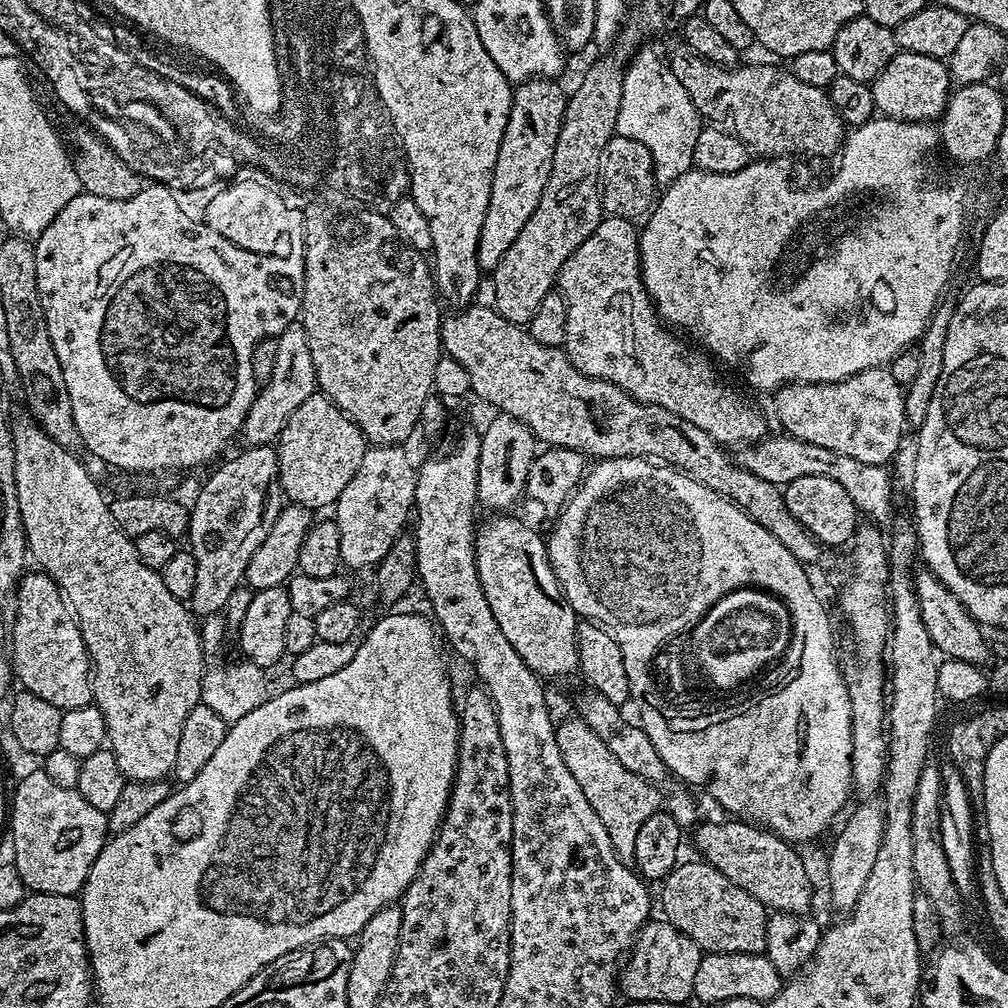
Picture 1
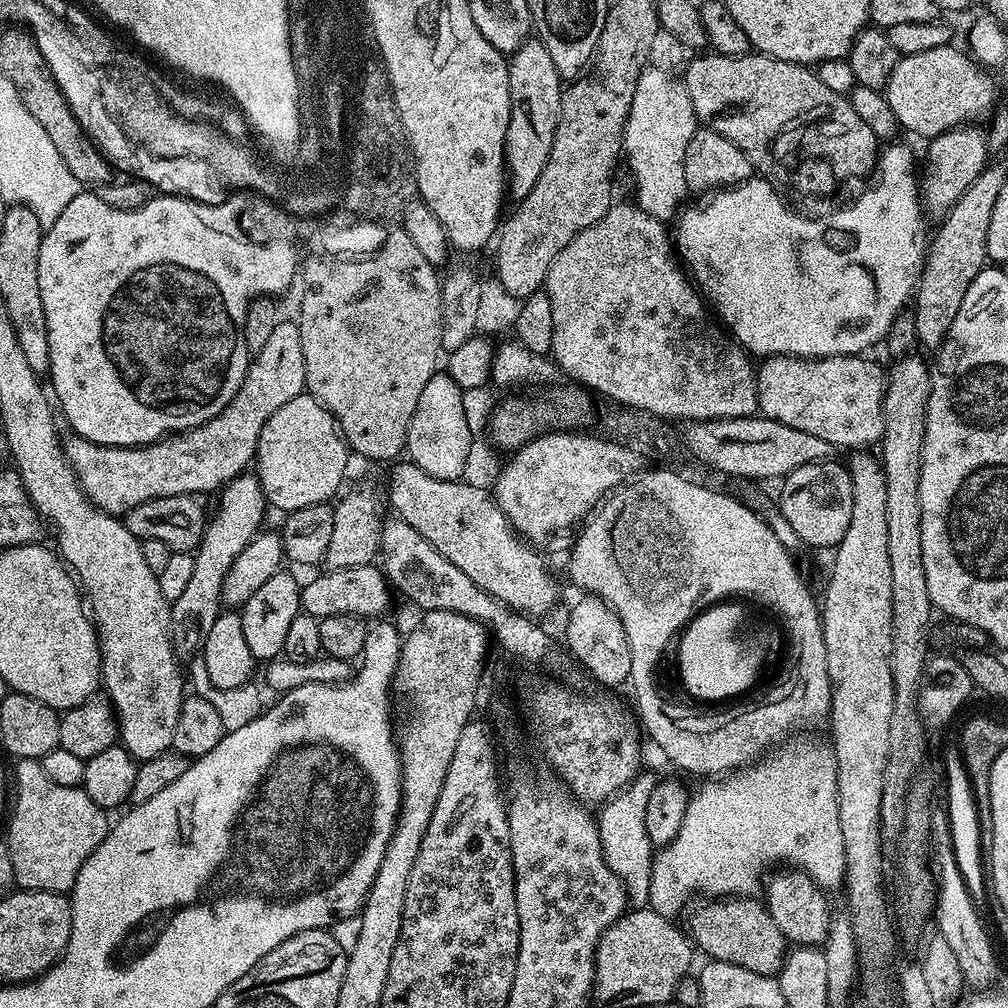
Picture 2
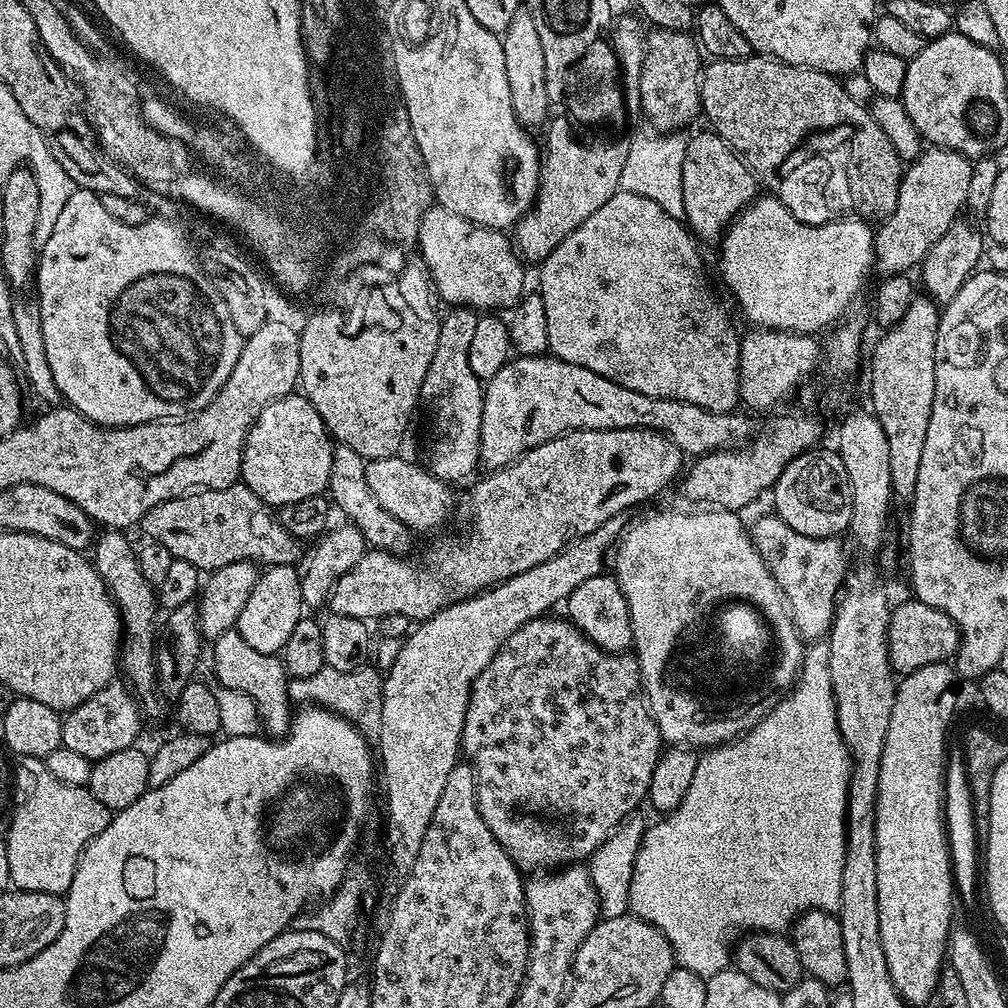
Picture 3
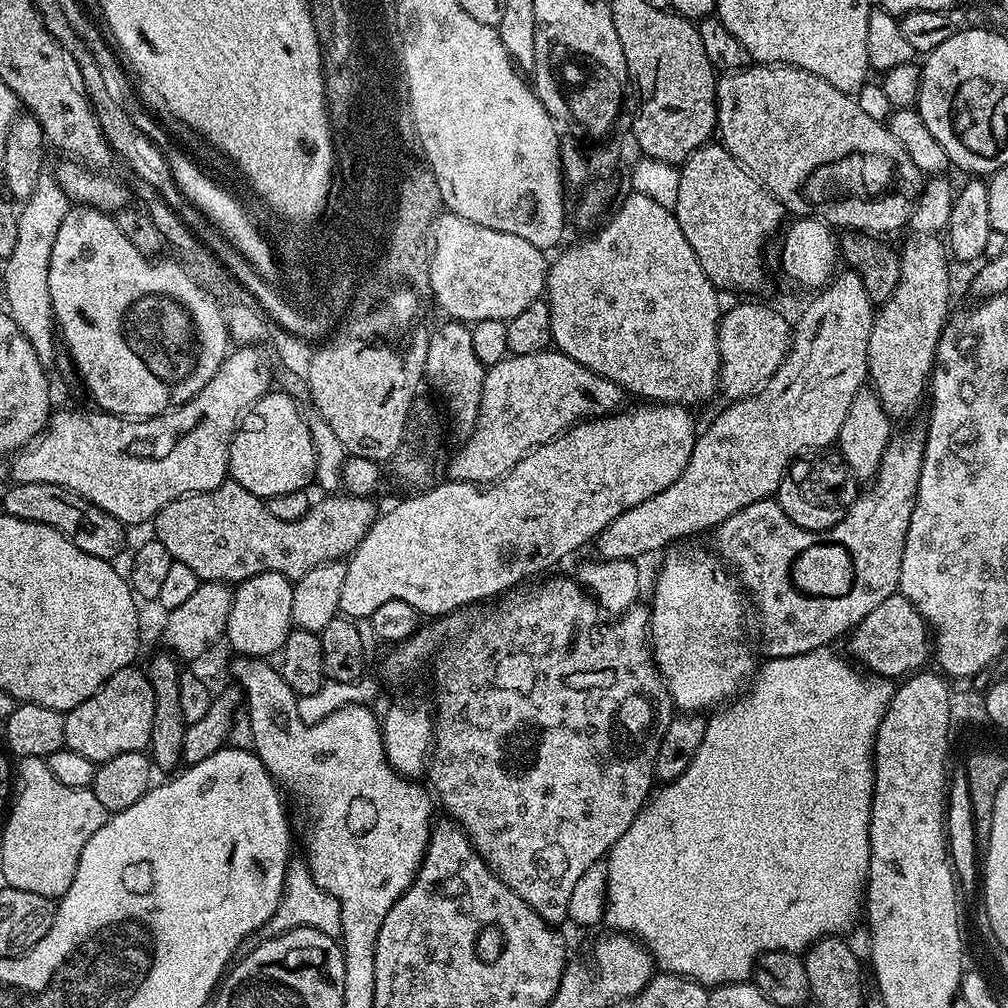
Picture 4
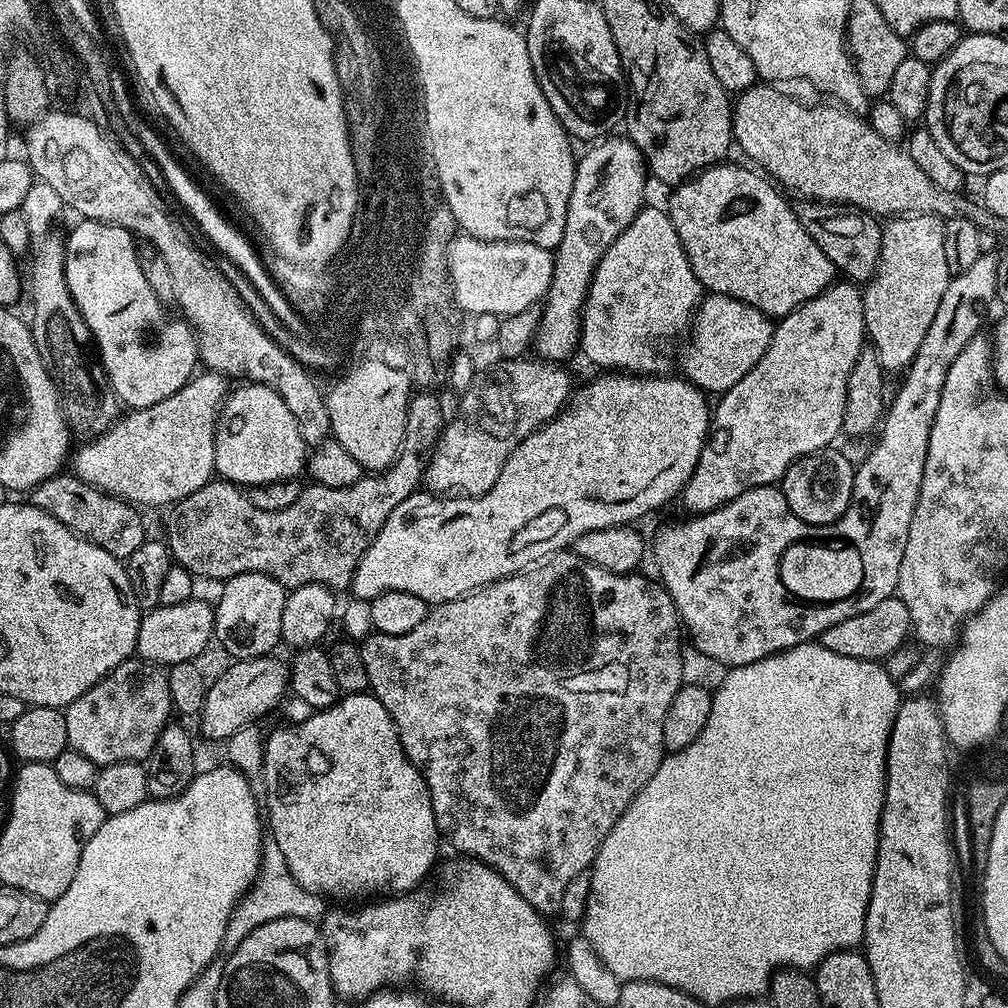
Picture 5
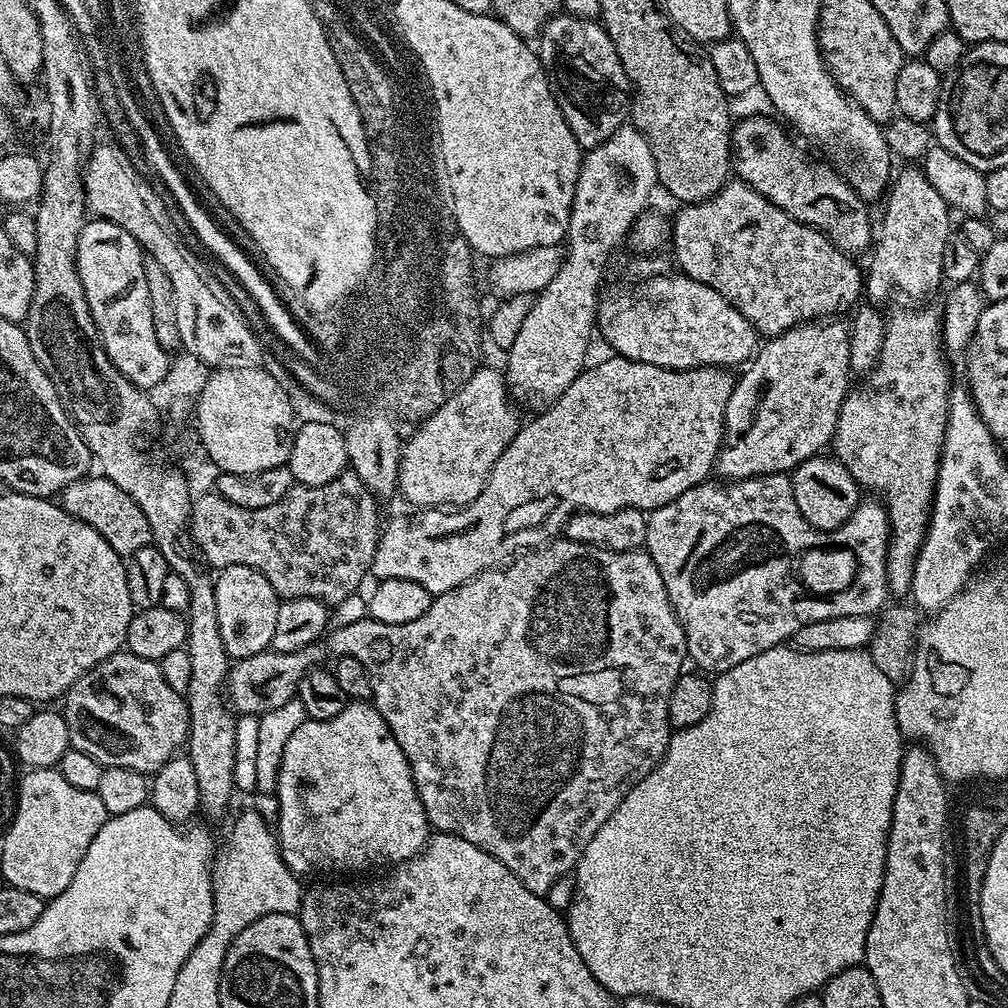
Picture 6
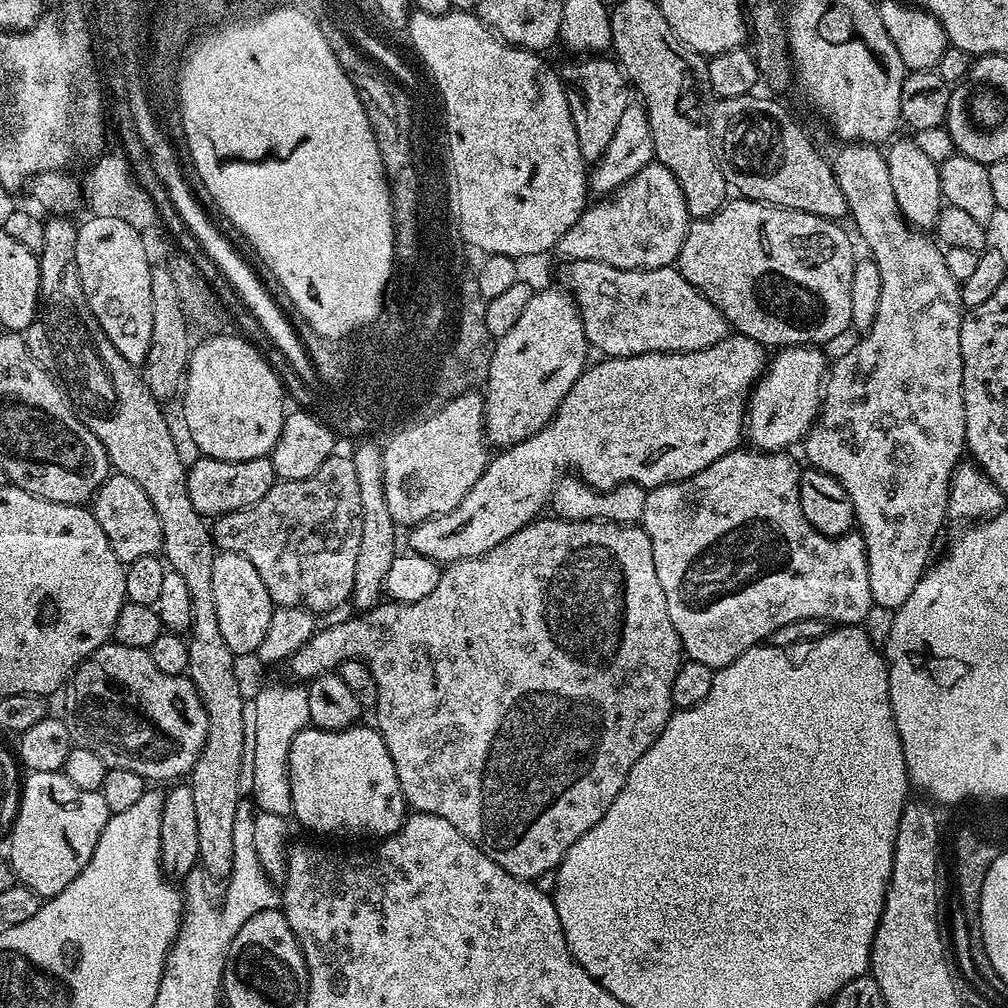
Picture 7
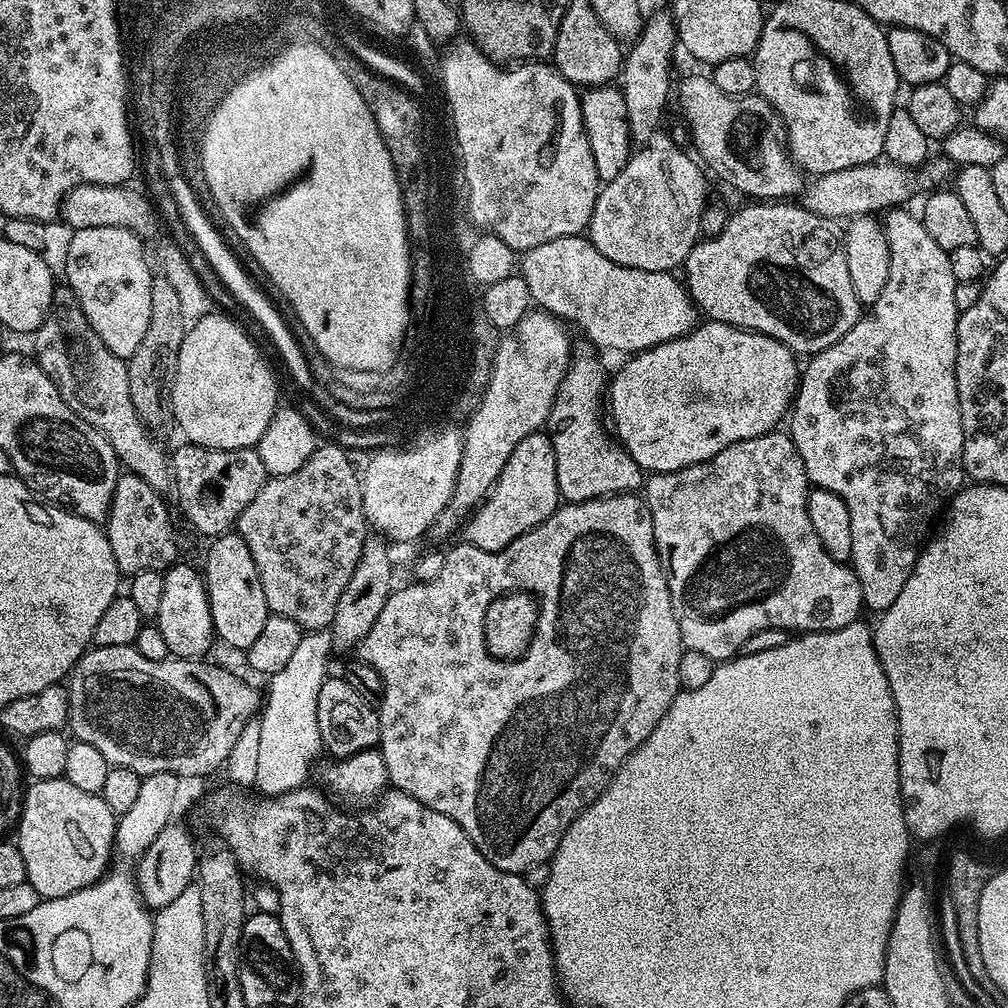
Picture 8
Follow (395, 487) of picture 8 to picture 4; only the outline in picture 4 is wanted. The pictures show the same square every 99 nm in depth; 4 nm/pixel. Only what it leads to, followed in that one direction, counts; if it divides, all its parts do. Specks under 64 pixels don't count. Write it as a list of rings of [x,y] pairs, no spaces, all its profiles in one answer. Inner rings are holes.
[[[549,350],[521,356],[508,354],[485,371],[476,429],[461,443],[464,445],[453,454],[452,461],[448,464],[447,479],[487,486],[502,479],[525,454],[541,448],[543,444],[549,444],[554,437],[567,432],[573,424],[589,418],[611,416],[625,403],[624,399],[626,399],[624,389],[594,374],[594,370],[582,366],[582,362],[574,362],[574,358],[561,352]]]

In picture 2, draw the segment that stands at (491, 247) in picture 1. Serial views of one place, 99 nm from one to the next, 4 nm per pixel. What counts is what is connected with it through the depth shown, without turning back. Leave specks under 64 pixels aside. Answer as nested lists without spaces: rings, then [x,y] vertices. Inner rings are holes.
[[[539,38],[524,41],[518,51],[511,53],[508,60],[510,82],[510,122],[506,126],[504,139],[504,166],[506,188],[513,201],[519,202],[534,190],[546,158],[550,158],[550,146],[554,146],[554,130],[560,117],[560,72],[558,62],[550,58],[550,50]]]

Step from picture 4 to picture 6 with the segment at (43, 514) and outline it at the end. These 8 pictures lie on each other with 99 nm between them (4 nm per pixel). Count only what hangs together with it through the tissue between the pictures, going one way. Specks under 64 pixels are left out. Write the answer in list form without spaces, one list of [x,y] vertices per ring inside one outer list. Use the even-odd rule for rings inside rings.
[[[89,474],[78,482],[70,482],[70,486],[59,493],[58,503],[74,518],[86,522],[86,526],[94,526],[122,558],[130,557],[134,550],[142,550],[142,546],[152,543],[150,522],[146,522],[146,514],[142,514],[138,502],[103,474]]]

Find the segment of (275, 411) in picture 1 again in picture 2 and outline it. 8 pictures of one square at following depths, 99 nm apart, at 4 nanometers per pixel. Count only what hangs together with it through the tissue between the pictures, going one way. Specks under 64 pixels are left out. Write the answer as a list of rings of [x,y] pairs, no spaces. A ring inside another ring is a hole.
[[[290,321],[275,326],[273,334],[267,339],[266,346],[260,353],[251,357],[248,369],[244,375],[238,394],[214,418],[210,418],[202,426],[189,428],[188,431],[173,434],[165,439],[157,440],[155,444],[146,444],[142,448],[115,448],[90,442],[75,434],[69,435],[63,441],[64,453],[76,472],[80,488],[87,494],[89,500],[111,516],[120,518],[124,513],[134,510],[134,506],[142,506],[142,502],[150,502],[167,496],[190,496],[193,494],[215,493],[230,483],[234,477],[241,475],[244,468],[253,463],[256,458],[258,438],[262,434],[262,426],[278,410],[278,406],[286,406],[290,398],[301,395],[305,391],[304,379],[306,366],[302,358],[302,338],[299,323]]]

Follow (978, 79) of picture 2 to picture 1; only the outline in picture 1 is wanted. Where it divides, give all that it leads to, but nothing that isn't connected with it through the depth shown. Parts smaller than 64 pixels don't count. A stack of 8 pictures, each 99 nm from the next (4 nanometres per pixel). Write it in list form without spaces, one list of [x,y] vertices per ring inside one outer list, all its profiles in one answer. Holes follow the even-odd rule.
[[[897,51],[890,62],[886,62],[886,70],[878,74],[871,85],[876,103],[876,112],[890,120],[905,120],[911,124],[936,122],[941,119],[948,104],[950,95],[949,69],[943,59]]]

